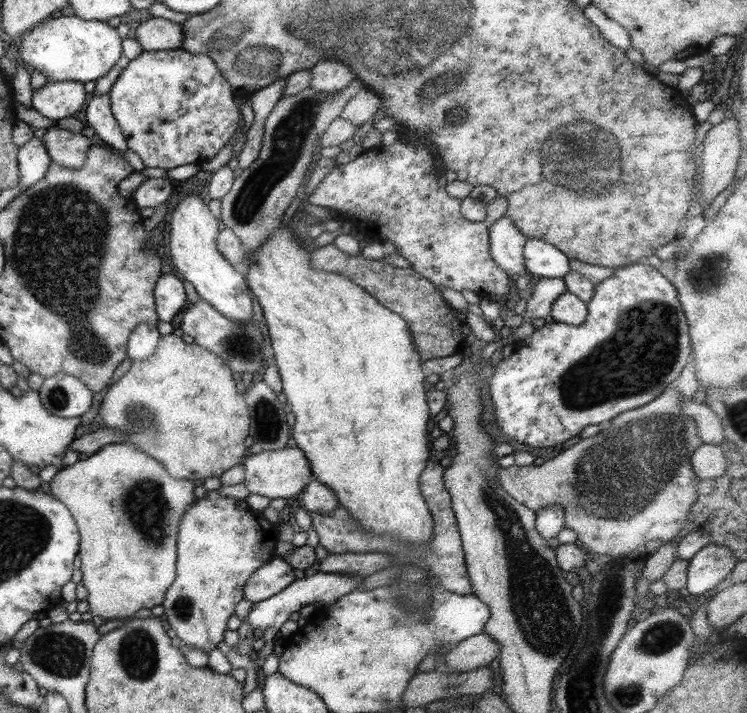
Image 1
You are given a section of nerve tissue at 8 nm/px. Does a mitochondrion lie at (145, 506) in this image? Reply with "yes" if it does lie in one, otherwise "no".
yes

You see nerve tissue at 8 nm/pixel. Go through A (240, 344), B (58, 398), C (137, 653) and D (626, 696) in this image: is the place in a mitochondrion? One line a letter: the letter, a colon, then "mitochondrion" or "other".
A: mitochondrion
B: mitochondrion
C: mitochondrion
D: mitochondrion

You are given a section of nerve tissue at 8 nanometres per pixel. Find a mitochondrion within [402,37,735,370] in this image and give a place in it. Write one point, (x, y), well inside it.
(575, 173)

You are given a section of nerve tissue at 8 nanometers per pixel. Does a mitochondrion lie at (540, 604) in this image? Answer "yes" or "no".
yes

